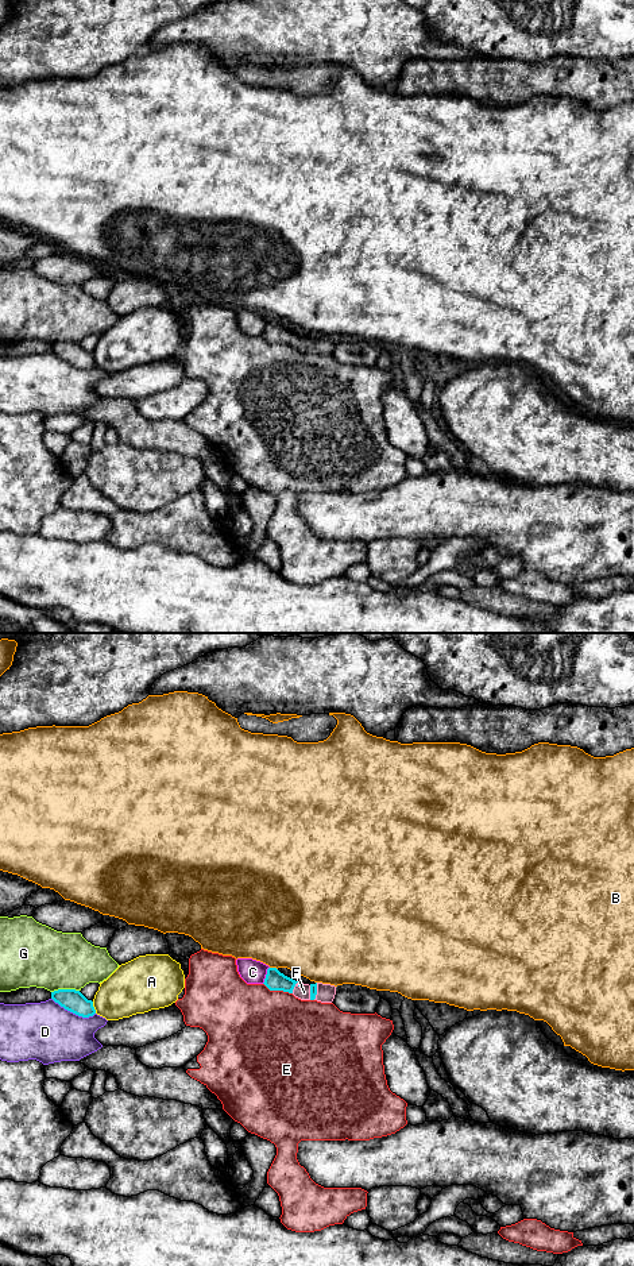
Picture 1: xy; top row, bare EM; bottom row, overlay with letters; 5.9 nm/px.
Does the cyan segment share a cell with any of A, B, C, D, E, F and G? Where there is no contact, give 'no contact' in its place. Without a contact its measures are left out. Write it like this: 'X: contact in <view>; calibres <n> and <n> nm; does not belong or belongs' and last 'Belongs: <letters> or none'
A: contact in xy; calibres 130 and 300 nm; does not belong
B: contact in xy; calibres 120 and 480 nm; does not belong
C: contact in xy; calibres 120 and 140 nm; does not belong
D: contact in xy; calibres 130 and 360 nm; does not belong
E: contact in xy; calibres 120 and 480 nm; does not belong
F: contact in xy; calibres 120 and 80 nm; belongs
G: contact in xy; calibres 130 and 360 nm; does not belong
Belongs: F

